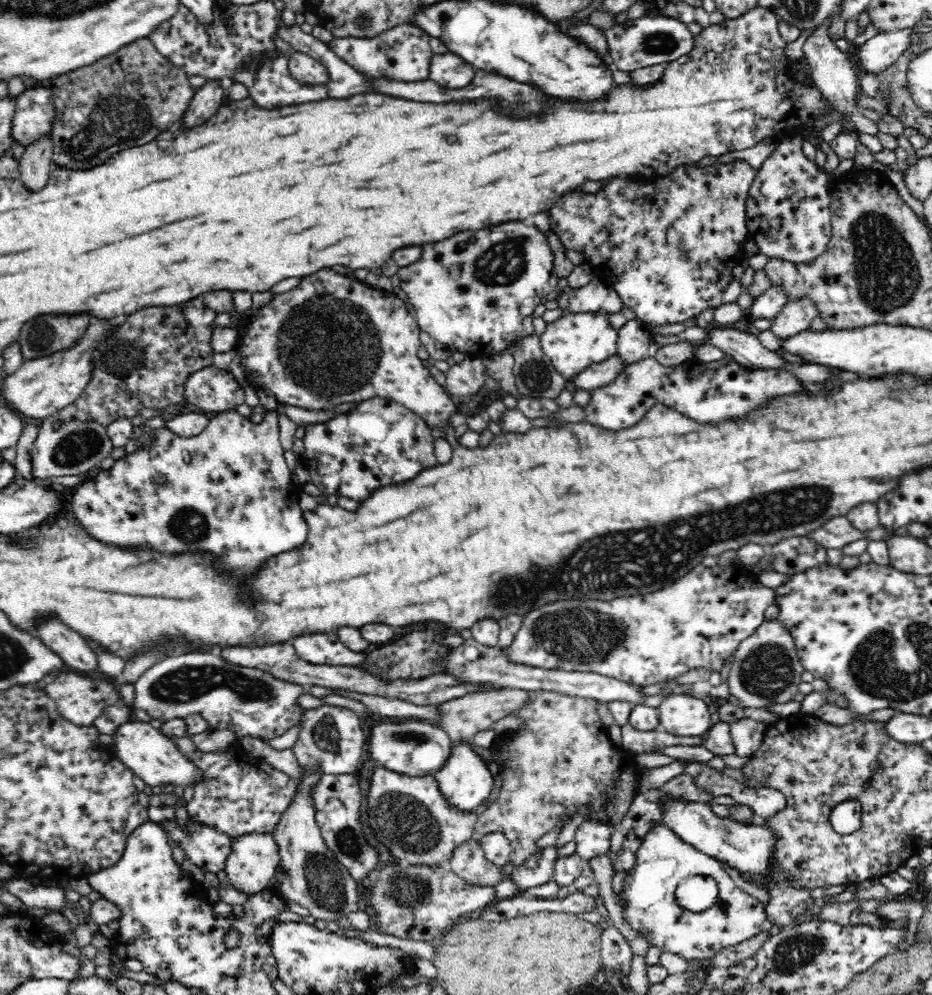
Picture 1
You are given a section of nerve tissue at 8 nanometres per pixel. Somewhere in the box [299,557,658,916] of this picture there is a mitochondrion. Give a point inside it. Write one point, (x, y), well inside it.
(579, 634)

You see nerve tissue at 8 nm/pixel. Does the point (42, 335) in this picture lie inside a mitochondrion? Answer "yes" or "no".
yes

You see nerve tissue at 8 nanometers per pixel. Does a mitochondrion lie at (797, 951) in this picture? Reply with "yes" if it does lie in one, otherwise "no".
yes

